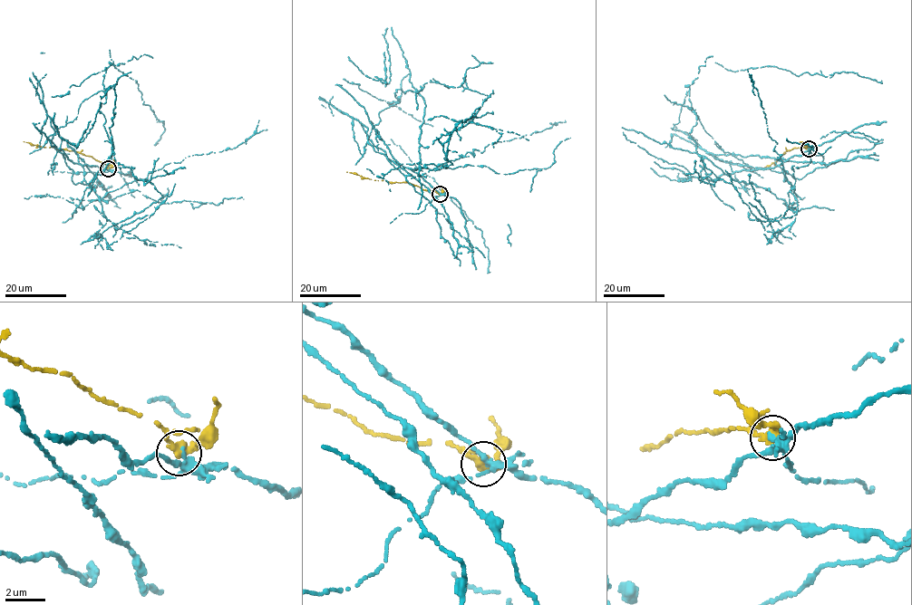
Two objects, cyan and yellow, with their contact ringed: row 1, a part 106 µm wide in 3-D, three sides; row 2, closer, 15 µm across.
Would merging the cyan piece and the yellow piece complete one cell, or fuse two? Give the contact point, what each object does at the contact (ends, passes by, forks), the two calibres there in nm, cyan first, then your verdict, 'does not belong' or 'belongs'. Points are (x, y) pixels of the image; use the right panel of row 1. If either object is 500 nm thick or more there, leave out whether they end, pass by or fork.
place (809, 148); cyan forks; yellow passes by; calibres 200 and 360 nm; does not belong

